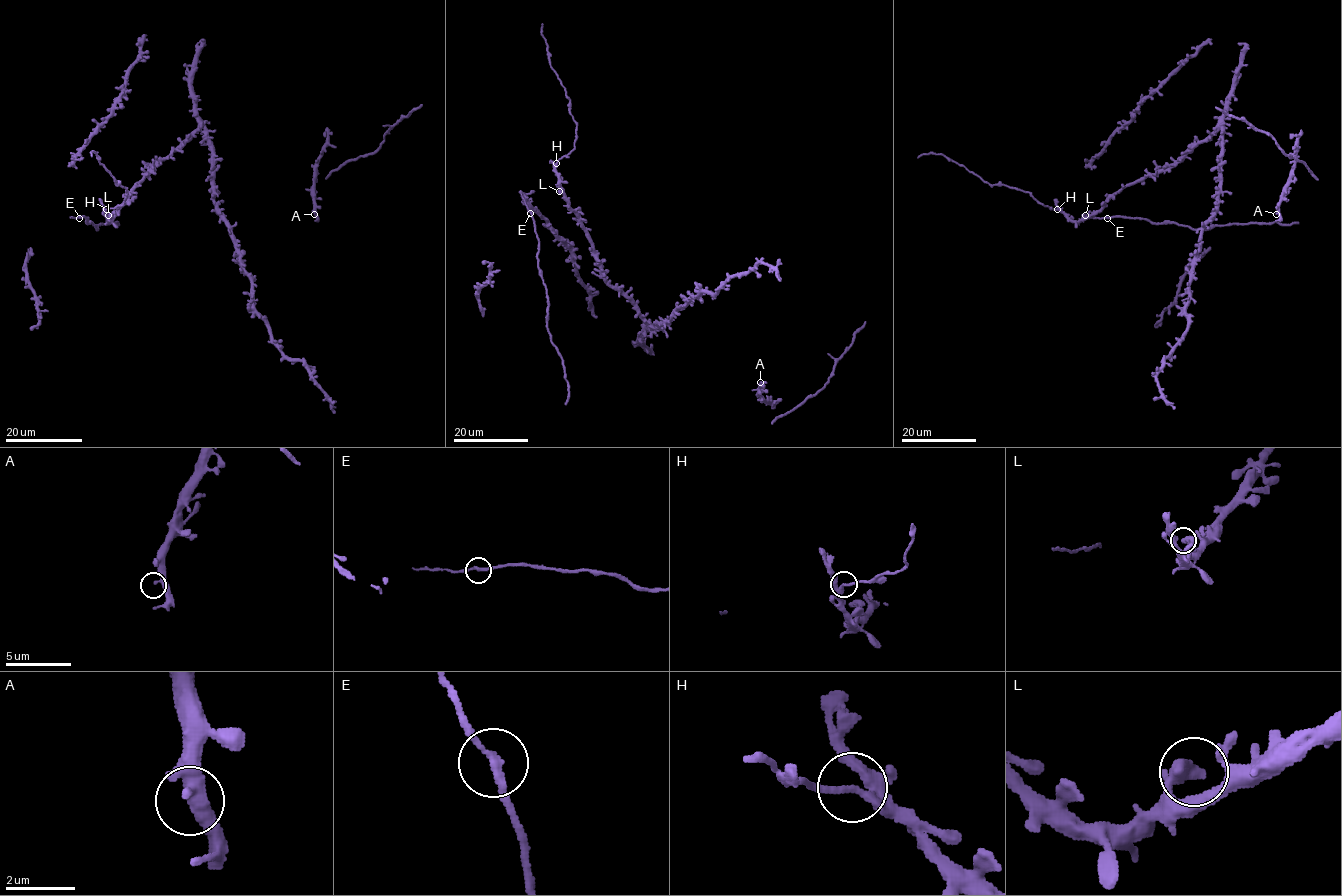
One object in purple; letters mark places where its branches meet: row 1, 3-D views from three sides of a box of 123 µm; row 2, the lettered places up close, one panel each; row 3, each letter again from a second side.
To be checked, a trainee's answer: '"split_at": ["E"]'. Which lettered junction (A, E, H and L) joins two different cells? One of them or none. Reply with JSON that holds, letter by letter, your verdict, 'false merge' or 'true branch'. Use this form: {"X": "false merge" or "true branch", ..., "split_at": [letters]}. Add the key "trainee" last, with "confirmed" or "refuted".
{"A": "true branch", "E": "true branch", "H": "false merge", "L": "true branch", "split_at": ["H"], "trainee": "refuted"}

